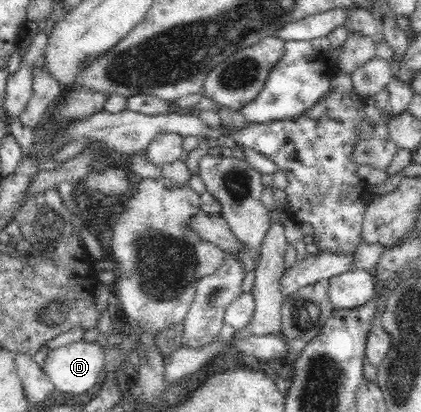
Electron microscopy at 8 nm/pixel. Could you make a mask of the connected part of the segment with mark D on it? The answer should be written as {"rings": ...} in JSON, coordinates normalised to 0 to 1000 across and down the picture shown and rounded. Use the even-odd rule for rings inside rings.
{"rings":[[[192,825],[116,854],[102,898],[135,949],[197,959],[235,934],[247,869],[240,828],[209,835]]]}

